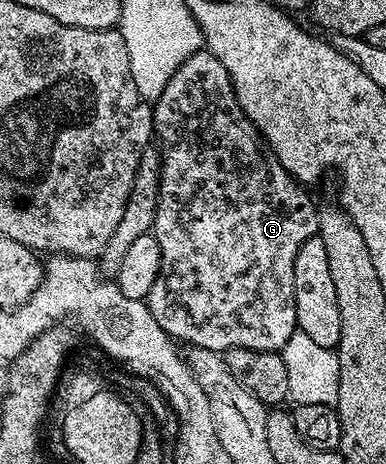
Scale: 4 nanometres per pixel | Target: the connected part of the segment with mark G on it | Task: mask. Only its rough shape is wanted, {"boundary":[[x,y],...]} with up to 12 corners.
{"boundary":[[212,53],[152,105],[179,342],[283,350],[317,236]]}

